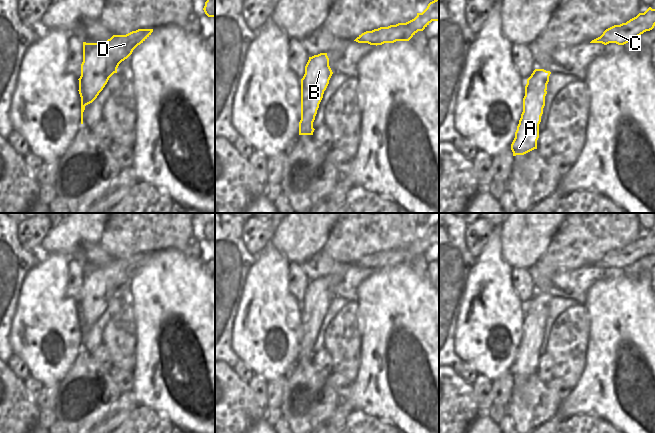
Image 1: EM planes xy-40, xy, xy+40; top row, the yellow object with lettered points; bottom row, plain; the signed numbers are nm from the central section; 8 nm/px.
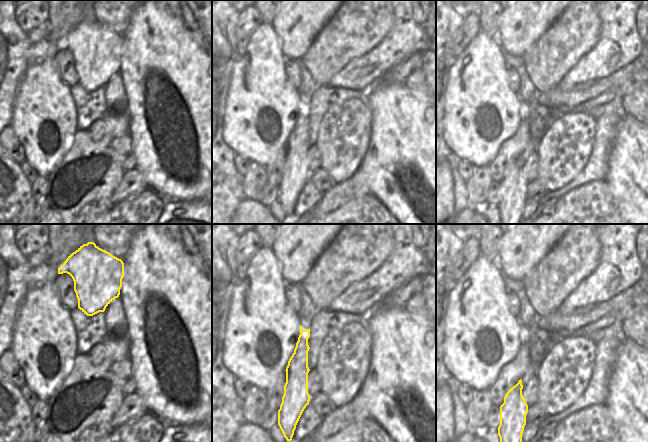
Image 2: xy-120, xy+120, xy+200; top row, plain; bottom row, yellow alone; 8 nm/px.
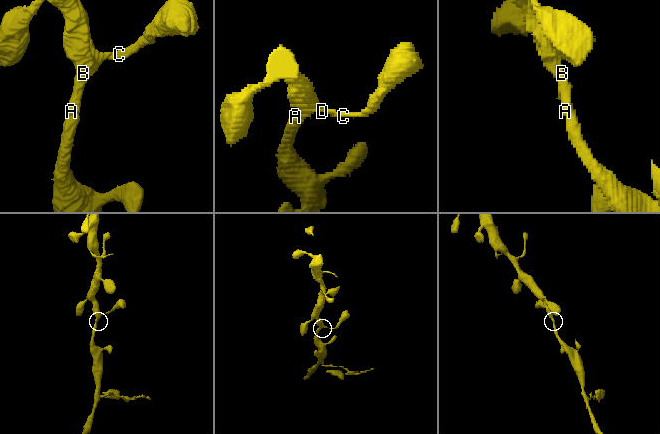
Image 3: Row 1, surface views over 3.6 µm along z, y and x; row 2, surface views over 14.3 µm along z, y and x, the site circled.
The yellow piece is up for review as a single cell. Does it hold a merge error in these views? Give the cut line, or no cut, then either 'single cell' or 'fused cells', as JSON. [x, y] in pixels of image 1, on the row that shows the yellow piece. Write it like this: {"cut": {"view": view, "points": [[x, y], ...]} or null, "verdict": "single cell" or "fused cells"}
{"cut": null, "verdict": "single cell"}

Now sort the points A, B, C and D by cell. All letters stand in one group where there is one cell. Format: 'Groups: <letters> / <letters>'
Groups: A B C D.

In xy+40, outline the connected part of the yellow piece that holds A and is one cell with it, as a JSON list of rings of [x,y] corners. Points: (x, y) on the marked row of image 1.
[[[535,69],[527,79],[523,98],[523,112],[511,144],[513,156],[524,155],[537,149],[539,124],[545,106],[550,74],[550,71]]]

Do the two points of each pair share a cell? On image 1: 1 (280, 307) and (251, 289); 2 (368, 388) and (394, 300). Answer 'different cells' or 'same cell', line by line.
1: same cell
2: same cell

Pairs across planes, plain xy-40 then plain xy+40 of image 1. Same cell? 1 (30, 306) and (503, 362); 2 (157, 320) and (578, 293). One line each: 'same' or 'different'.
1: same
2: different

